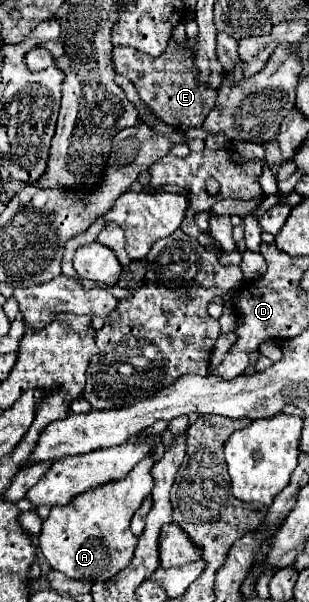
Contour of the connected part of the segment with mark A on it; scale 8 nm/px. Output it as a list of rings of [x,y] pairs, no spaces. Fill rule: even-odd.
[[[155,450],[149,452],[125,478],[87,490],[75,496],[67,506],[51,508],[39,534],[39,546],[53,570],[59,570],[73,580],[95,584],[113,578],[131,564],[137,536],[131,532],[129,522],[143,498],[153,490],[153,458]]]

